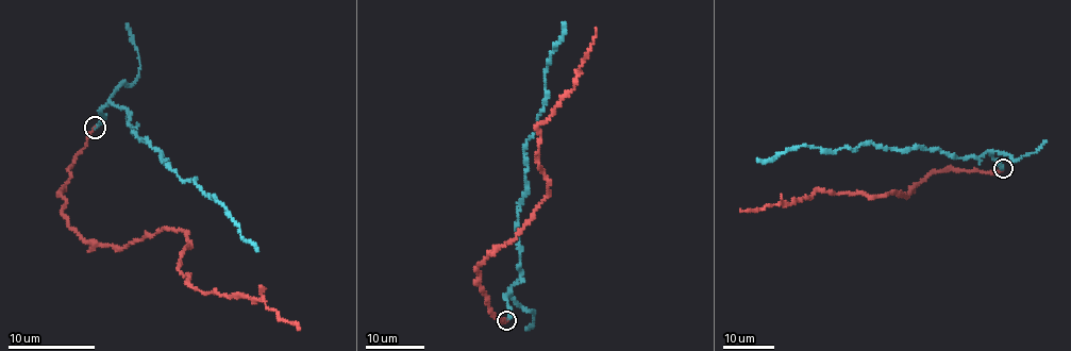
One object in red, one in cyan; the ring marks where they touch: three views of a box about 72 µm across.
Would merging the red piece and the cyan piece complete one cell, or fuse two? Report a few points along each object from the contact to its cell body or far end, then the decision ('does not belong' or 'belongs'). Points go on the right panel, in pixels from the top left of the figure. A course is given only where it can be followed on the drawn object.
course red (1002, 168), (931, 172), (907, 197), (816, 189), (789, 204), (739, 210); course cyan (1003, 168), (989, 152), (958, 159), (939, 149), (866, 144), (854, 151), (804, 146), (771, 160), (756, 160); does not belong

